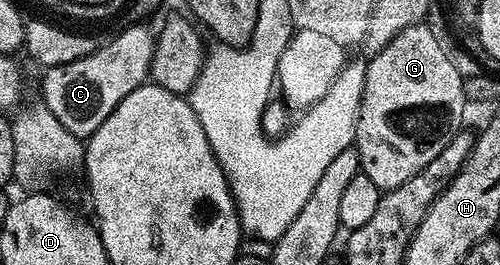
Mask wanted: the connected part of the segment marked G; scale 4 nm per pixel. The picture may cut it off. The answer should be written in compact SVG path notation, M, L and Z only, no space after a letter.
M423 22L401 30L401 34L392 38L381 51L368 61L367 70L363 73L363 93L361 94L359 113L355 119L353 147L359 151L359 167L362 175L369 177L373 181L373 186L386 190L401 186L401 182L409 182L409 178L413 178L413 174L425 170L425 166L429 166L429 162L433 162L433 158L437 158L437 154L441 154L441 150L445 150L445 146L449 146L451 139L464 127L463 108L468 107L467 99L463 93L464 79L465 77L461 74L457 74L457 66L453 66L453 62L449 62L449 54L445 54L445 50L441 50L437 38L433 38L433 30L429 30L426 23Z

